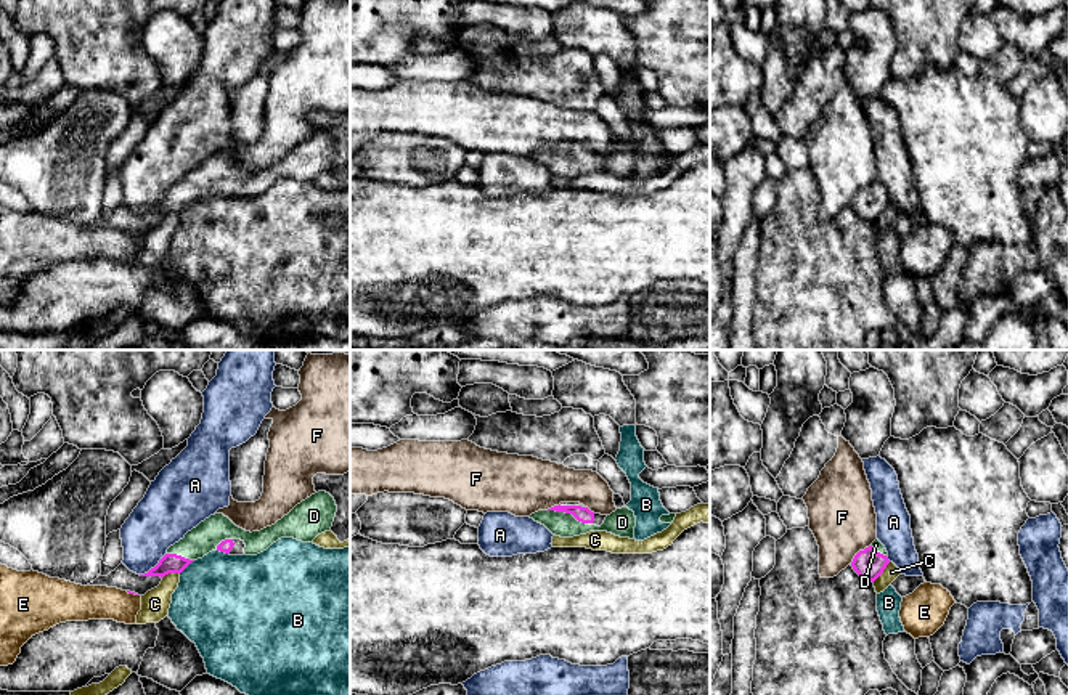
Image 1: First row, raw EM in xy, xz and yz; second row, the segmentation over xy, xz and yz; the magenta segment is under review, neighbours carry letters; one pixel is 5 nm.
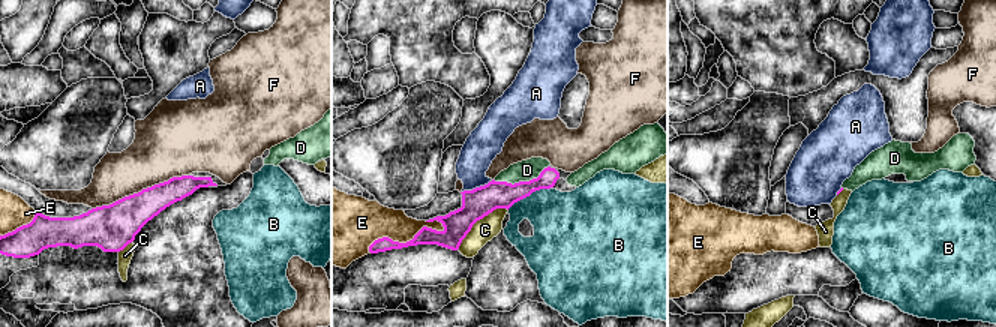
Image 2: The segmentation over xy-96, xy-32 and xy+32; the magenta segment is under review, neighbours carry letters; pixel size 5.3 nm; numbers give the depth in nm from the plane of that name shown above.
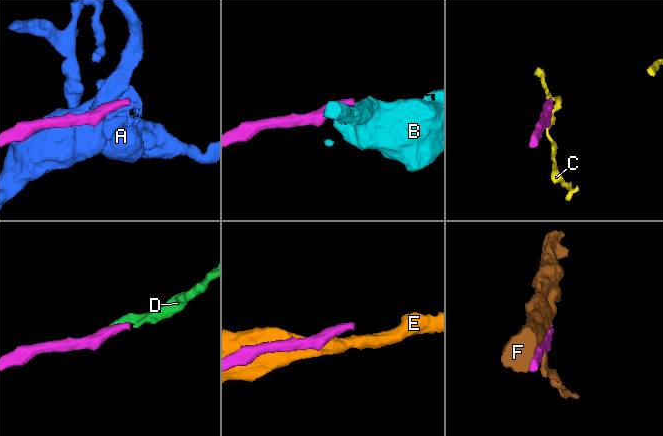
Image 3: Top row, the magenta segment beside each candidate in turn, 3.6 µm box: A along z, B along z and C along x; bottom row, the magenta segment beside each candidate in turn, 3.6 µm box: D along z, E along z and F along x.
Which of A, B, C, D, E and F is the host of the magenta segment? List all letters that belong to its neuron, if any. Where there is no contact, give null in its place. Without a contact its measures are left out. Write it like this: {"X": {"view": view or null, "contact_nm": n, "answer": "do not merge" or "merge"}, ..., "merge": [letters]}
{"A": {"view": "xy", "contact_nm": 180, "answer": "do not merge"}, "B": {"view": "xy", "contact_nm": 100, "answer": "do not merge"}, "C": {"view": "yz", "contact_nm": 140, "answer": "do not merge"}, "D": {"view": "xz", "contact_nm": 200, "answer": "merge"}, "E": {"view": "xy", "contact_nm": 70, "answer": "do not merge"}, "F": {"view": "yz", "contact_nm": 140, "answer": "do not merge"}, "merge": ["D"]}

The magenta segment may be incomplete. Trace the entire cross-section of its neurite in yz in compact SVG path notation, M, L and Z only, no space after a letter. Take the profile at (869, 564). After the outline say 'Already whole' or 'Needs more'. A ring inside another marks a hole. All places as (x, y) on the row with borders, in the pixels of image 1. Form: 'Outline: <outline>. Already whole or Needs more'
Outline: M875 539L869 547L854 555L851 567L861 578L874 583L888 563L890 560L885 546Z. Needs more

